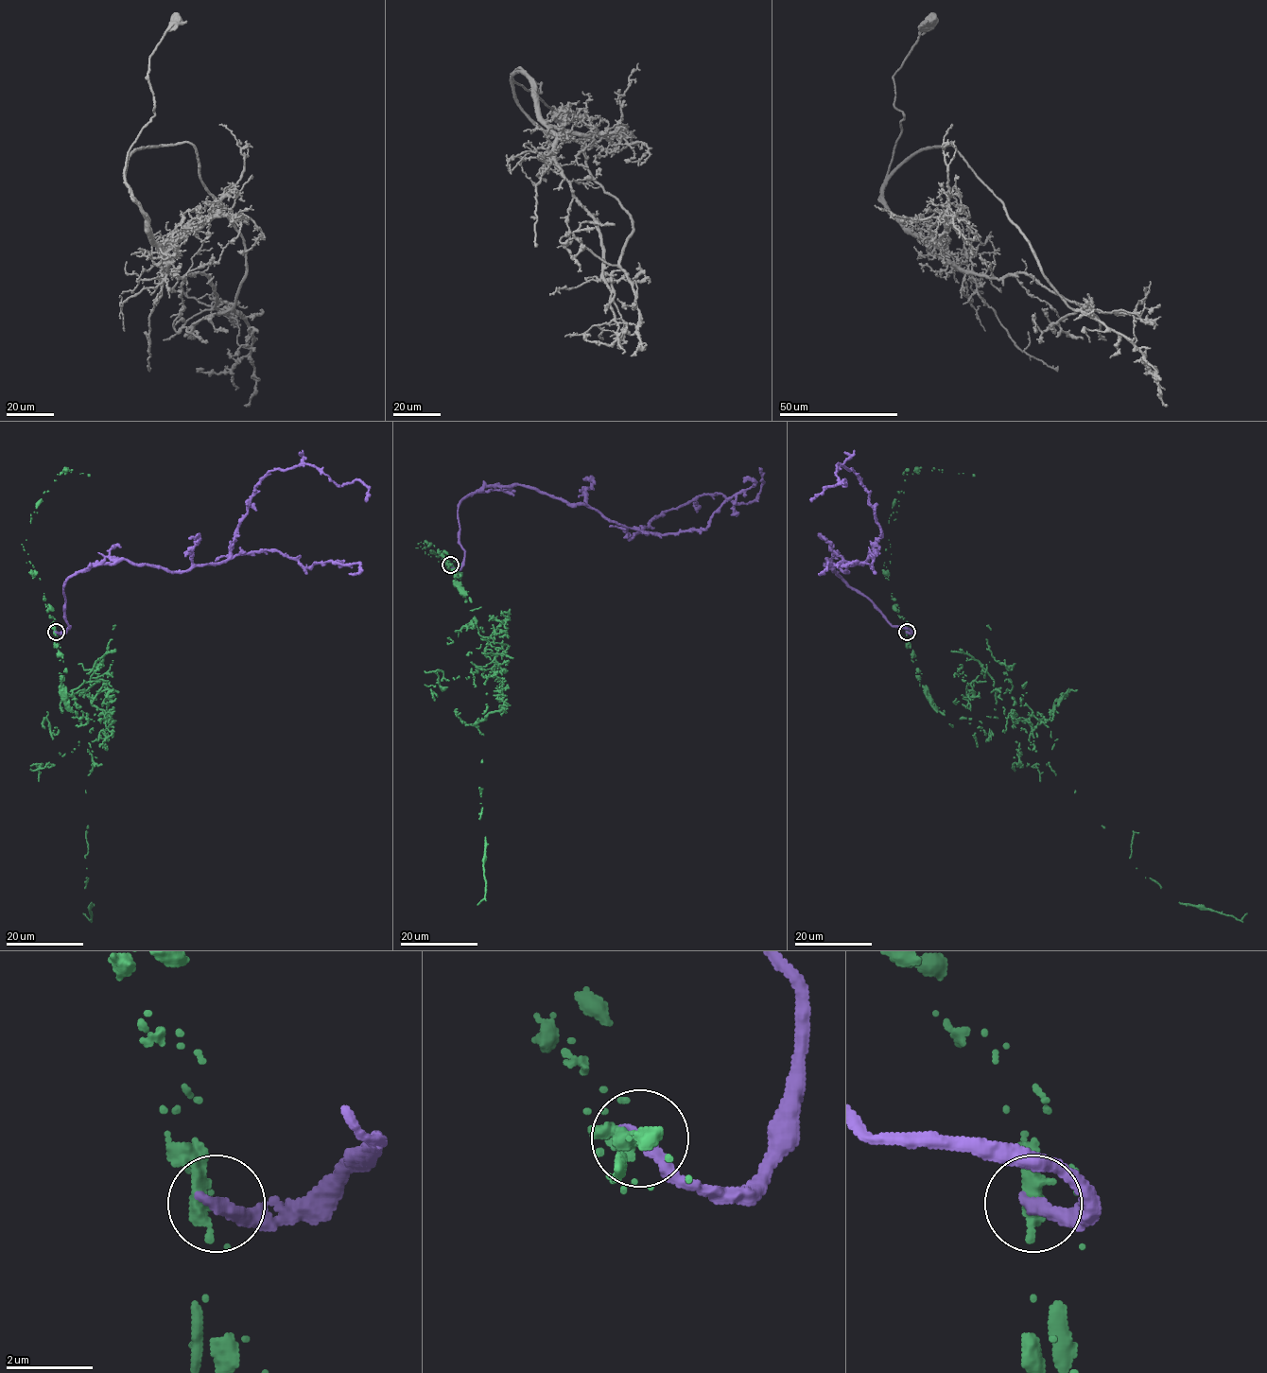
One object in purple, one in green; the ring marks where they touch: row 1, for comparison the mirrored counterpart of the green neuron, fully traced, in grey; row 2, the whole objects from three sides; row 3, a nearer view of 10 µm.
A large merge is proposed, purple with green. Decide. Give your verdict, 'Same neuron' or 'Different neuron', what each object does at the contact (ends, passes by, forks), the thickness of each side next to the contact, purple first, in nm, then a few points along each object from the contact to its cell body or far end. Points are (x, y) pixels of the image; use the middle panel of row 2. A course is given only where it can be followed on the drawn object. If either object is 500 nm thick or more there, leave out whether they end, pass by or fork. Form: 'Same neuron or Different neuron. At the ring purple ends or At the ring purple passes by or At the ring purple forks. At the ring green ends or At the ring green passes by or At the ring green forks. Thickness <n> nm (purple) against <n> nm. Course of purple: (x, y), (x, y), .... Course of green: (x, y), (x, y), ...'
Different neuron. At the ring purple ends. At the ring green passes by. Thickness 320 nm (purple) against 340 nm. Course of purple: (450, 564), (464, 550), (458, 505), (487, 486), (590, 506), (630, 539), (699, 496), (752, 502), (758, 467). Course of green: (450, 564), (471, 601), (466, 624), (507, 665), (496, 673), (505, 695), (487, 693), (482, 713), (477, 905)

